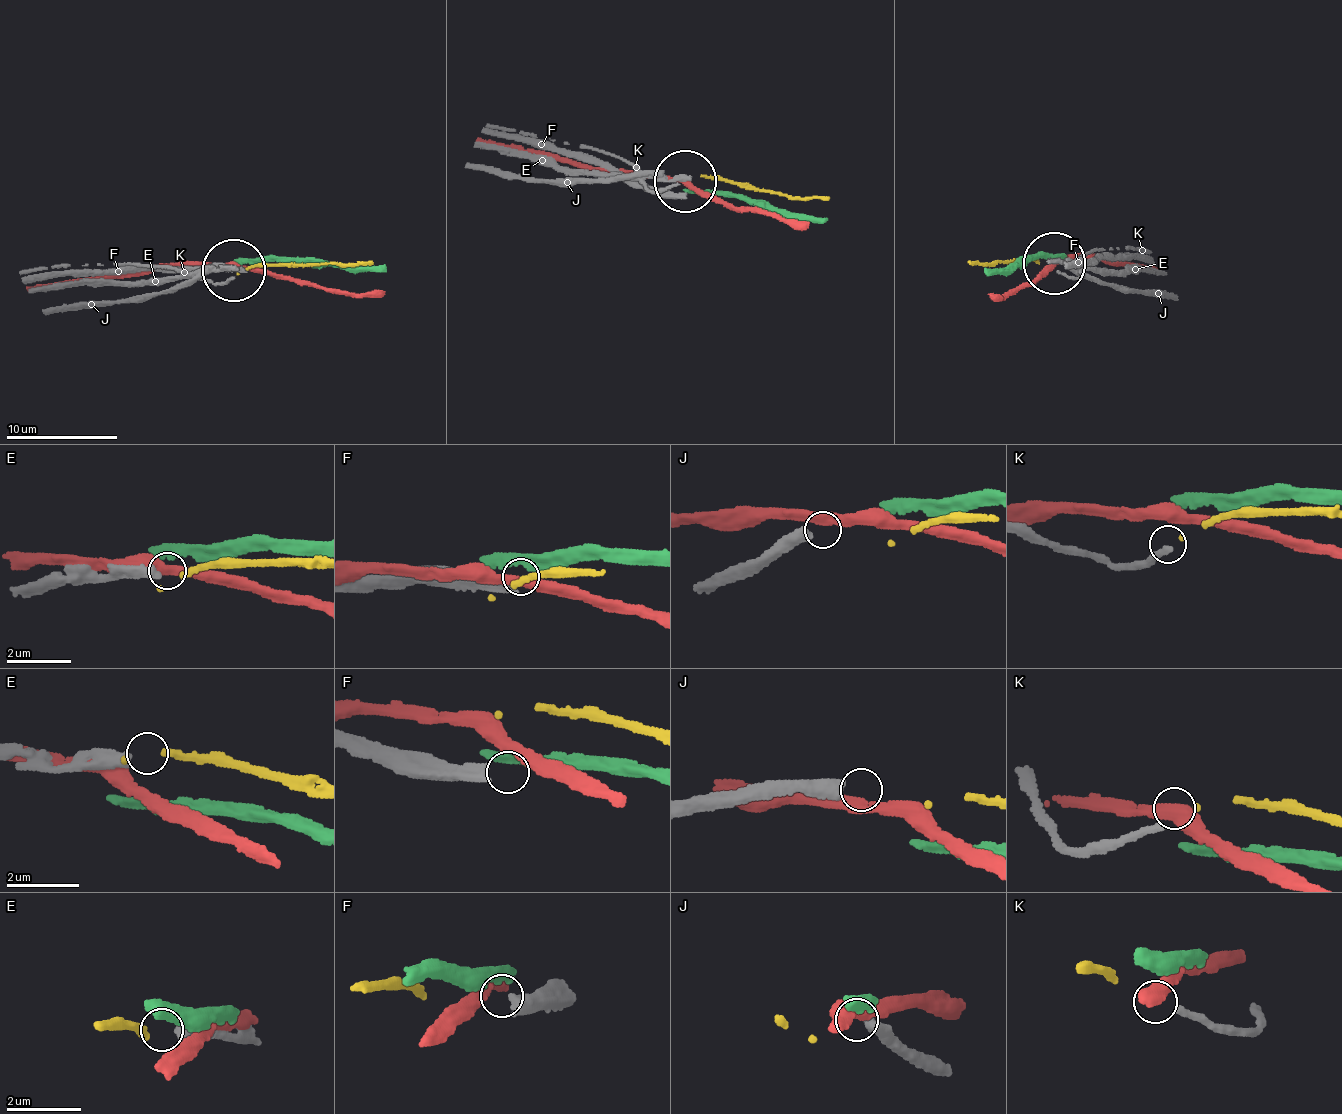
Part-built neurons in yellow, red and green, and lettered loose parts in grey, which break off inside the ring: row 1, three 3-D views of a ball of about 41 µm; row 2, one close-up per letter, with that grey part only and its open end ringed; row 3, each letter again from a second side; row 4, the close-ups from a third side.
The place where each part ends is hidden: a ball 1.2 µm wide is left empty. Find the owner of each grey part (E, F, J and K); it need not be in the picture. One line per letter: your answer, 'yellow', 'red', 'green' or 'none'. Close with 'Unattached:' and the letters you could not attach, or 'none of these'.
E: none
F: none
J: none
K: yellow
Unattached: E, F, J

